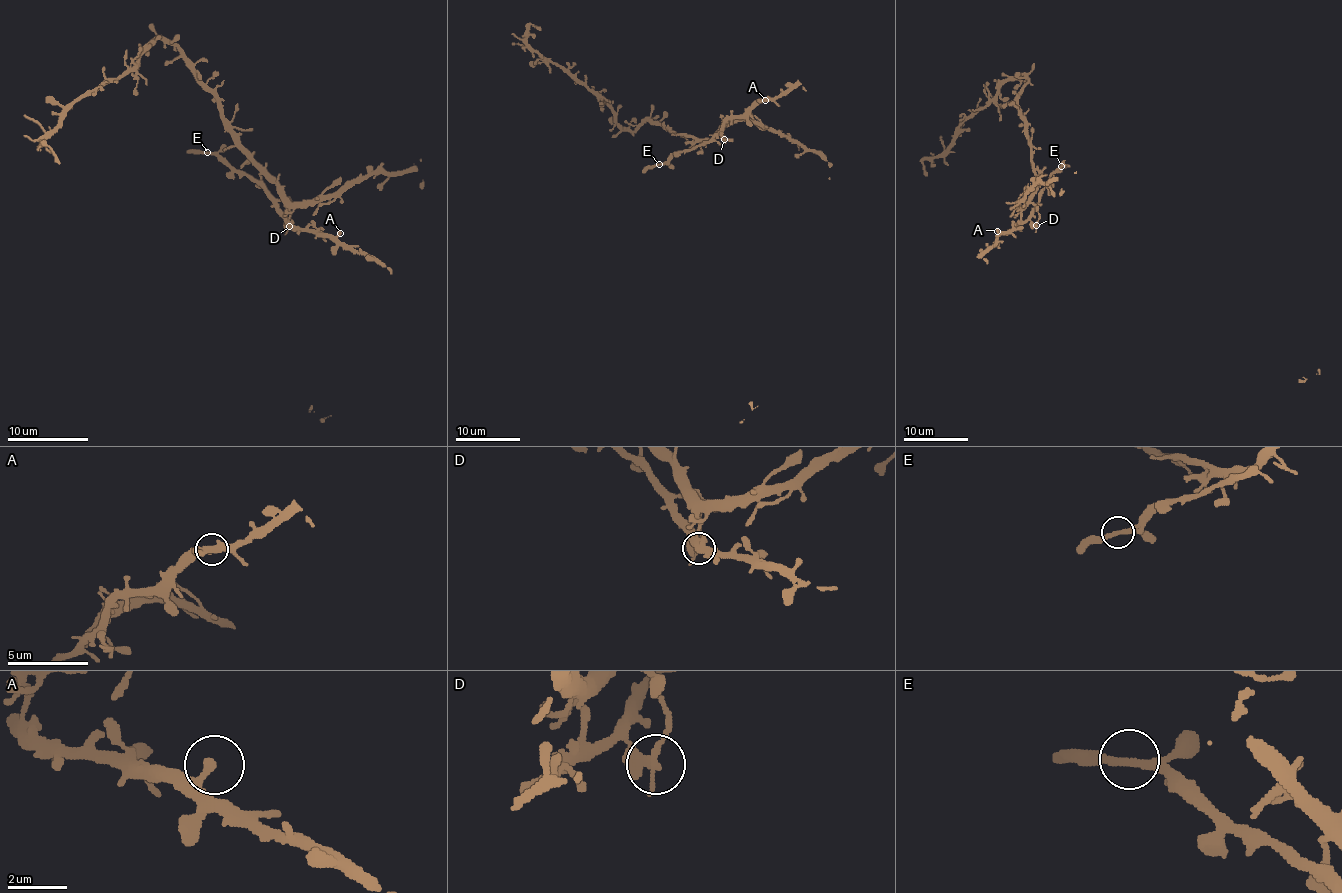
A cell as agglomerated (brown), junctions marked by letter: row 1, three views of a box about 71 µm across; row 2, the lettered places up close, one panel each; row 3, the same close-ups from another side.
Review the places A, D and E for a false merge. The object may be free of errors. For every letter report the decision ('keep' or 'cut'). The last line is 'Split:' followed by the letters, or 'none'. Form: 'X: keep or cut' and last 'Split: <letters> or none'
A: keep
D: cut
E: keep
Split: D

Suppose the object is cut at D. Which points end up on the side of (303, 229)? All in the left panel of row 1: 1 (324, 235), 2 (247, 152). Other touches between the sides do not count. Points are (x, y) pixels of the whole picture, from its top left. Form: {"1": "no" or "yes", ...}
{"1": "yes", "2": "no"}

